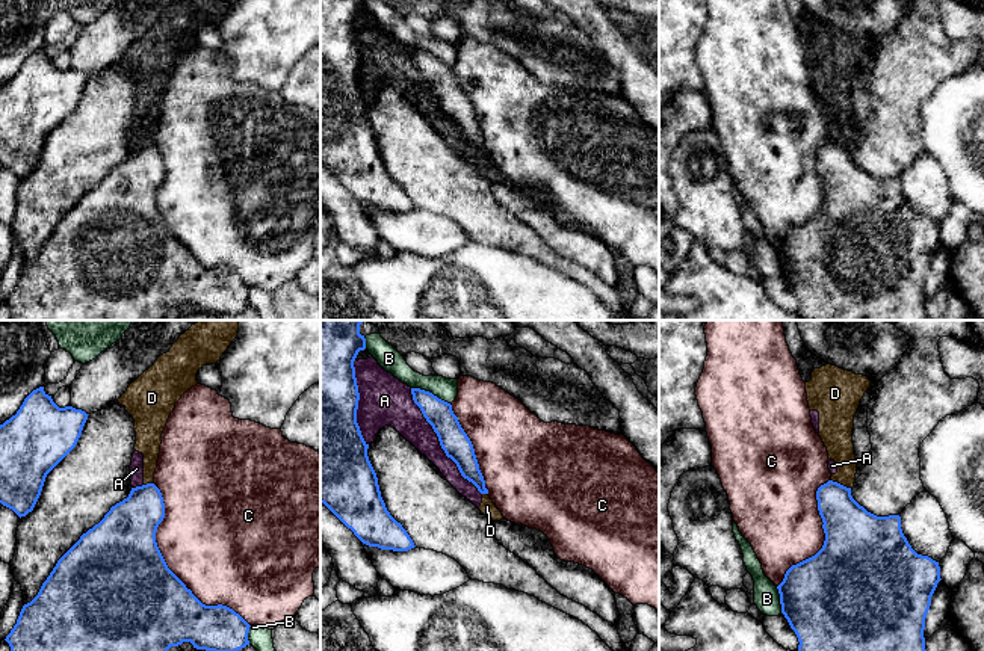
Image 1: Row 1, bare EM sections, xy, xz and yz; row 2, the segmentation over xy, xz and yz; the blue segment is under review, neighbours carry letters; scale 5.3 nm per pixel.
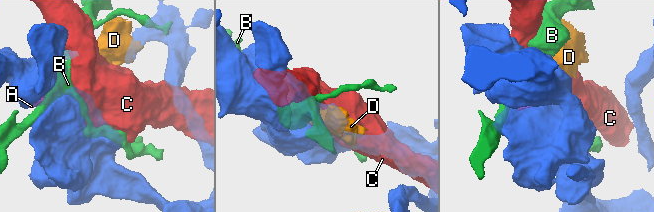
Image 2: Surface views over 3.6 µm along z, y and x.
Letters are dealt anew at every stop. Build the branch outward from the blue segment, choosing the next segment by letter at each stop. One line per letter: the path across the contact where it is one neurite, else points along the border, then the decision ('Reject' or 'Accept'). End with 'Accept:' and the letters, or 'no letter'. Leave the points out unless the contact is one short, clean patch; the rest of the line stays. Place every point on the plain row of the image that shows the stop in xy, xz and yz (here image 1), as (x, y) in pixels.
A: Reject
B: Reject
C: Reject
D: Boundary: yz (832, 141), (850, 150). Reject
Accept: no letter

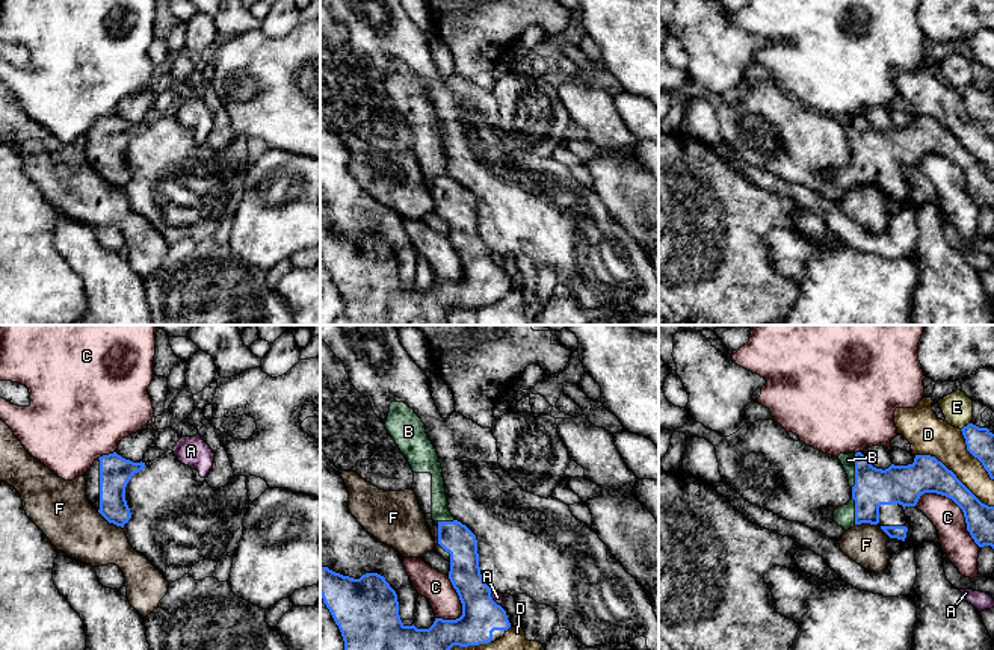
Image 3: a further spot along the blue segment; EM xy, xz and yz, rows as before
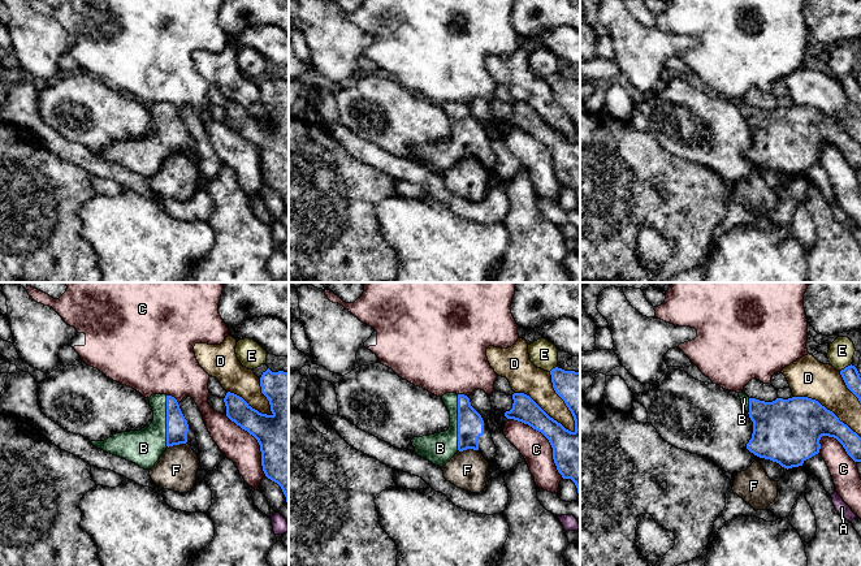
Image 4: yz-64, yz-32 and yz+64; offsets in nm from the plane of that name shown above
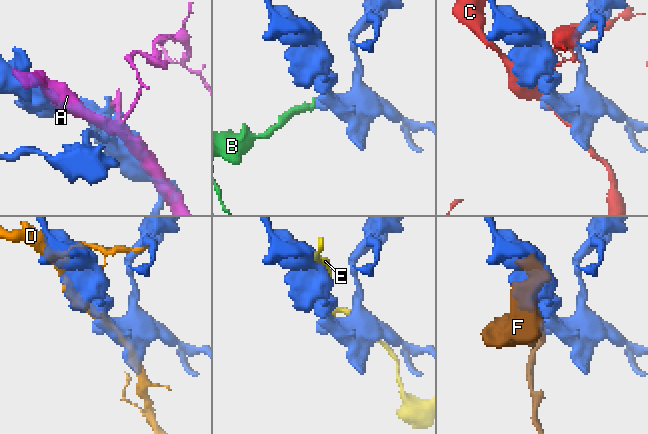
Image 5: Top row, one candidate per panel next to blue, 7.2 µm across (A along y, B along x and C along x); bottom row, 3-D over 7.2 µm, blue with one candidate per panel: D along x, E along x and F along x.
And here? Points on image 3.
A: Reject
B: Accept
C: Reject
D: Reject
E: Reject
F: Reject
Accept: B

